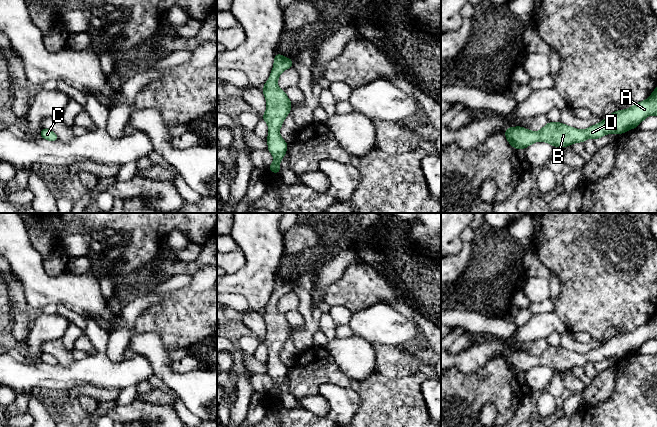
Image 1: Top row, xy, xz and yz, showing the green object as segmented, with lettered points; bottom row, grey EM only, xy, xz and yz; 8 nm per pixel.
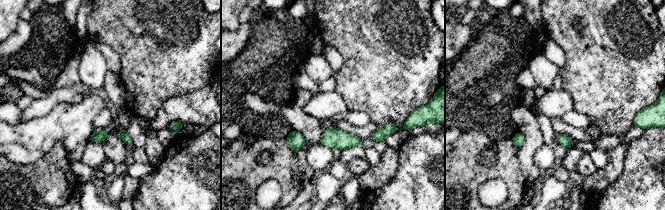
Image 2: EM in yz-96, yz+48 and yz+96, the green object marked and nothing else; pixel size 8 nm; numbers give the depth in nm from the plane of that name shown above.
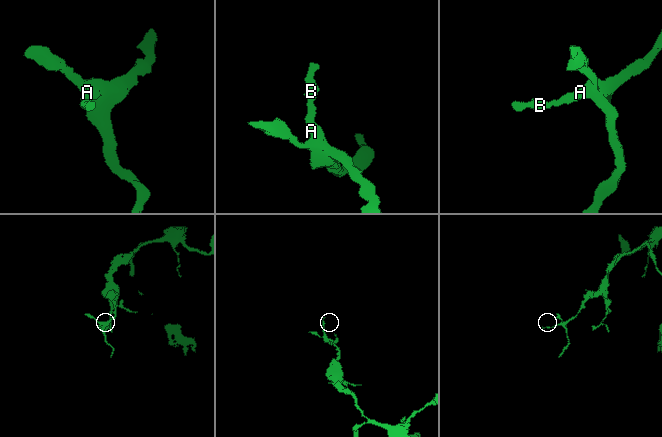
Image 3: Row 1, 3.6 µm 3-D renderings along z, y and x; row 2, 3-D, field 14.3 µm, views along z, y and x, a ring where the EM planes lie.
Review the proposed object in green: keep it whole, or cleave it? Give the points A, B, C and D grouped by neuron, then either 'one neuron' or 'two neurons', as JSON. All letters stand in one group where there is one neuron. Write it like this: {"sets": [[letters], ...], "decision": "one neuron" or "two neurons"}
{"sets": [["A", "B", "C", "D"]], "decision": "one neuron"}

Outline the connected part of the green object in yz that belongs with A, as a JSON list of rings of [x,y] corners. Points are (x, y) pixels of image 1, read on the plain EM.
[[[657,311],[647,324],[641,325],[627,334],[617,334],[602,346],[590,350],[586,354],[579,354],[561,346],[549,346],[538,356],[518,350],[509,351],[504,358],[509,368],[516,374],[525,373],[537,365],[562,372],[575,366],[584,367],[587,362],[597,363],[610,357],[622,358],[636,352],[650,339],[657,340]]]

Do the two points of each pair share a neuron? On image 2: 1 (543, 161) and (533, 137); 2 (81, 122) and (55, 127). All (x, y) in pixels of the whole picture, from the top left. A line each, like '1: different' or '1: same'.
1: different
2: same

